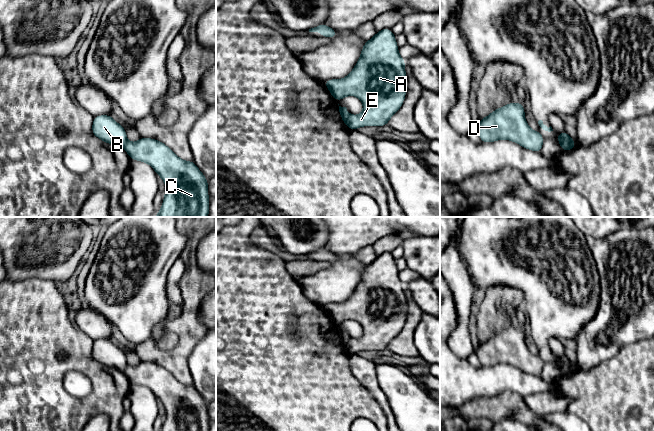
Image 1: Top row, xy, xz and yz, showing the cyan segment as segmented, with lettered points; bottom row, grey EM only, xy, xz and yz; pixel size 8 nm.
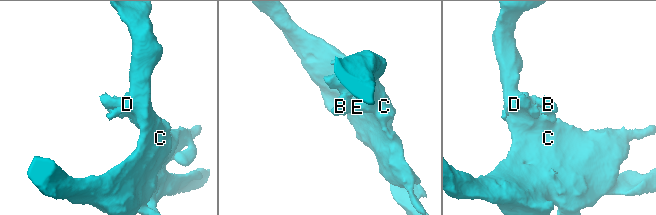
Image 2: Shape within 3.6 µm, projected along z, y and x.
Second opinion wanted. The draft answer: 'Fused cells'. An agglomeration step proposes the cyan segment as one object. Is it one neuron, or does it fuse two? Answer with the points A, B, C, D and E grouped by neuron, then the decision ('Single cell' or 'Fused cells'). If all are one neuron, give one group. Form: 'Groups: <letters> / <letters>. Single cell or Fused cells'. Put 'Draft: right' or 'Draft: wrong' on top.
Draft: right
Groups: A C D E / B. Fused cells

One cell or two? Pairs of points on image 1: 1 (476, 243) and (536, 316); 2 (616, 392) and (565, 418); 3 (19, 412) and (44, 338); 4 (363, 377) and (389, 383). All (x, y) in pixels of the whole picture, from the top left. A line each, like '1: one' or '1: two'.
1: one
2: two
3: one
4: two

